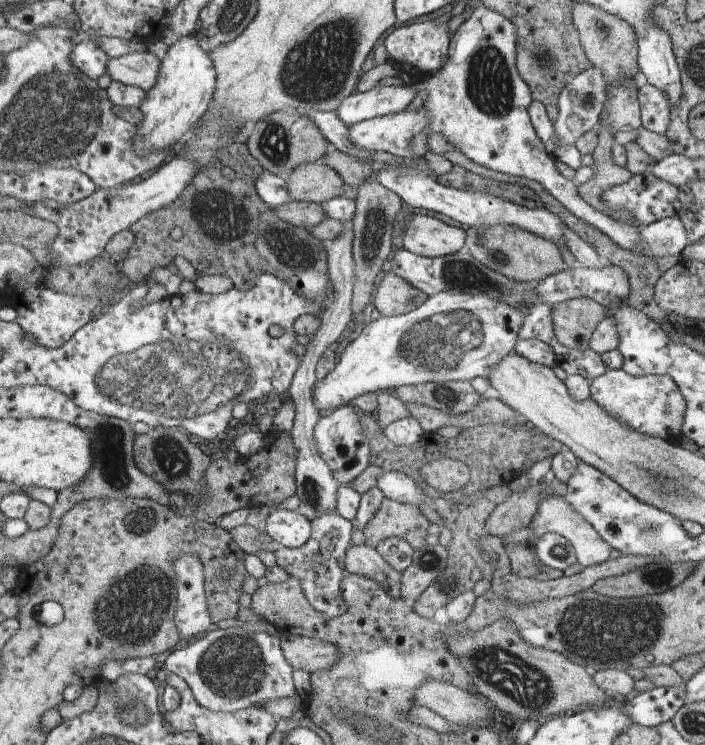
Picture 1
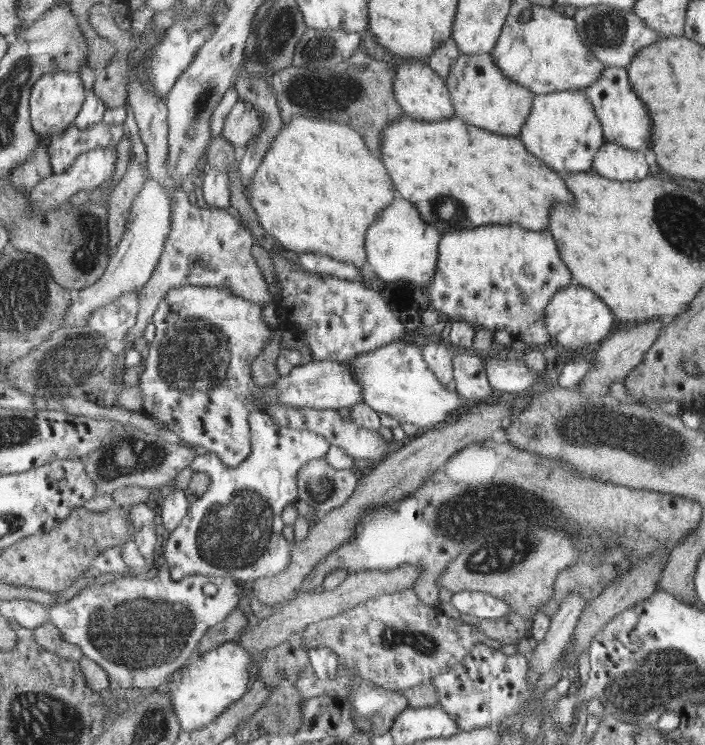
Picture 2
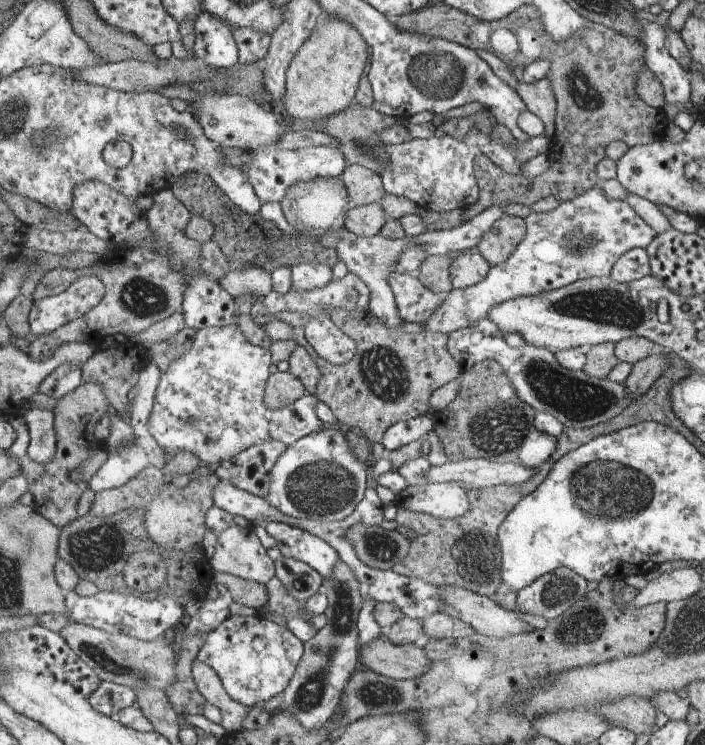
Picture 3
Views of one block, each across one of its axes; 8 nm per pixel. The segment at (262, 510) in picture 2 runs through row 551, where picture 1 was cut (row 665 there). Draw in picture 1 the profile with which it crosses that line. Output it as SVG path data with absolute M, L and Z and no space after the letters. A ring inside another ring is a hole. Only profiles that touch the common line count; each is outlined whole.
M243 624L228 629L213 629L203 638L188 641L183 648L173 650L168 654L164 668L167 672L184 678L201 706L212 711L237 712L237 710L243 710L249 706L263 707L270 698L299 698L293 684L295 669L281 648L281 636L277 638L267 632L253 632Z

